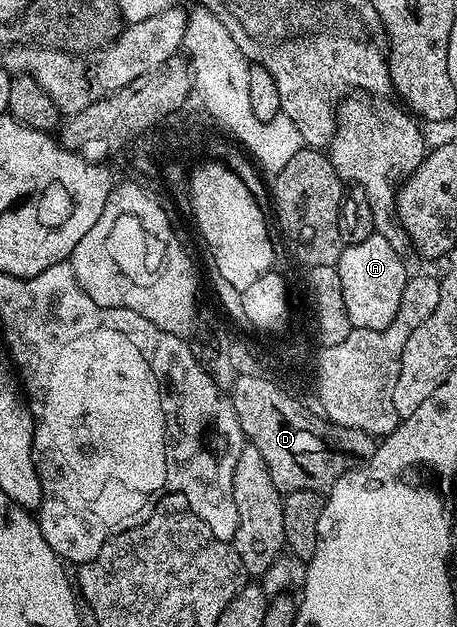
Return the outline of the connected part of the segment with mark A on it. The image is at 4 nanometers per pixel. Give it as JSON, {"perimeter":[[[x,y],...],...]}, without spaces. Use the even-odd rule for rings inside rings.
{"perimeter":[[[378,235],[365,239],[365,243],[344,245],[337,268],[352,329],[384,329],[393,323],[409,276],[407,264],[403,256],[393,251],[389,242]]]}

